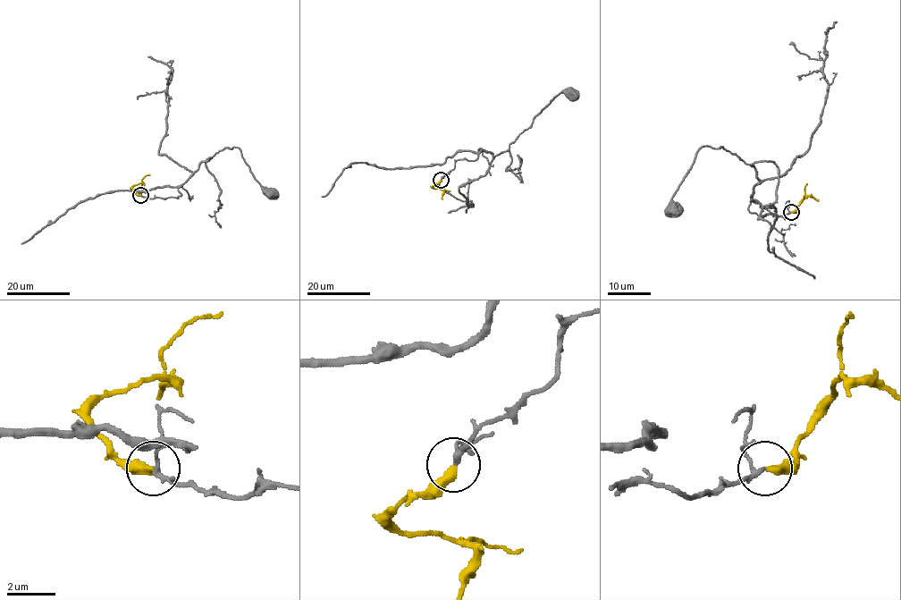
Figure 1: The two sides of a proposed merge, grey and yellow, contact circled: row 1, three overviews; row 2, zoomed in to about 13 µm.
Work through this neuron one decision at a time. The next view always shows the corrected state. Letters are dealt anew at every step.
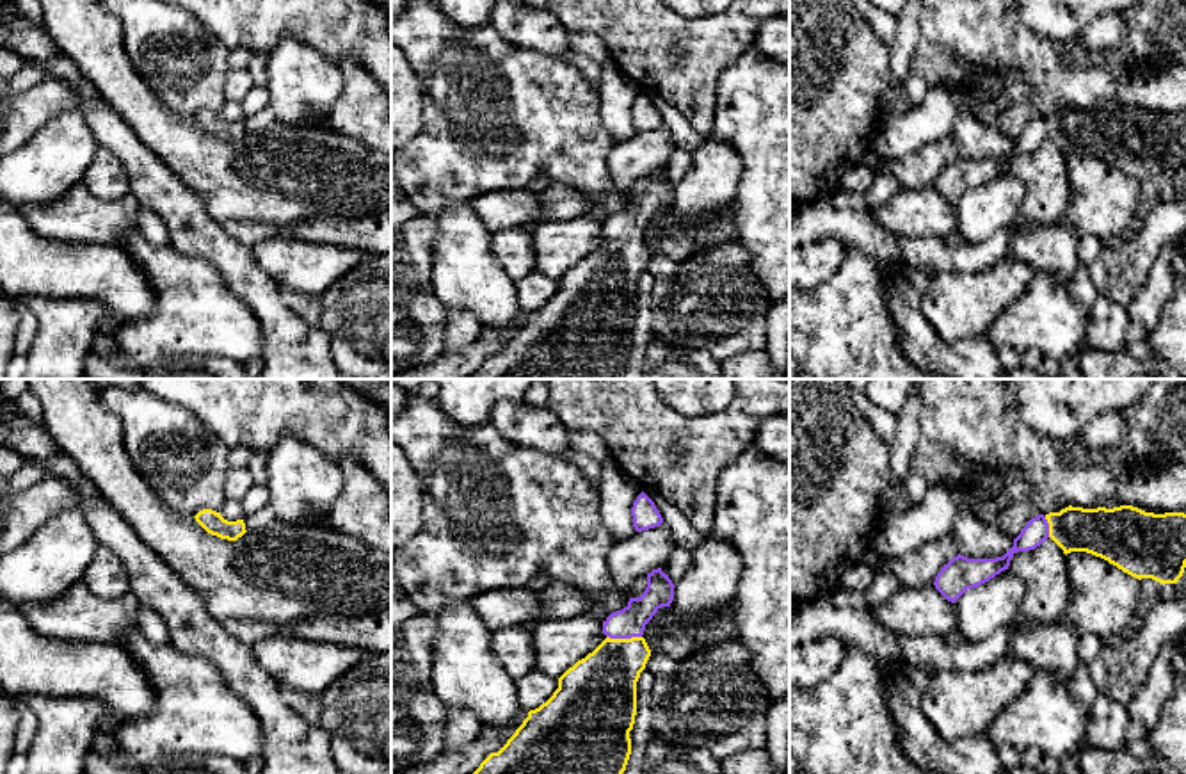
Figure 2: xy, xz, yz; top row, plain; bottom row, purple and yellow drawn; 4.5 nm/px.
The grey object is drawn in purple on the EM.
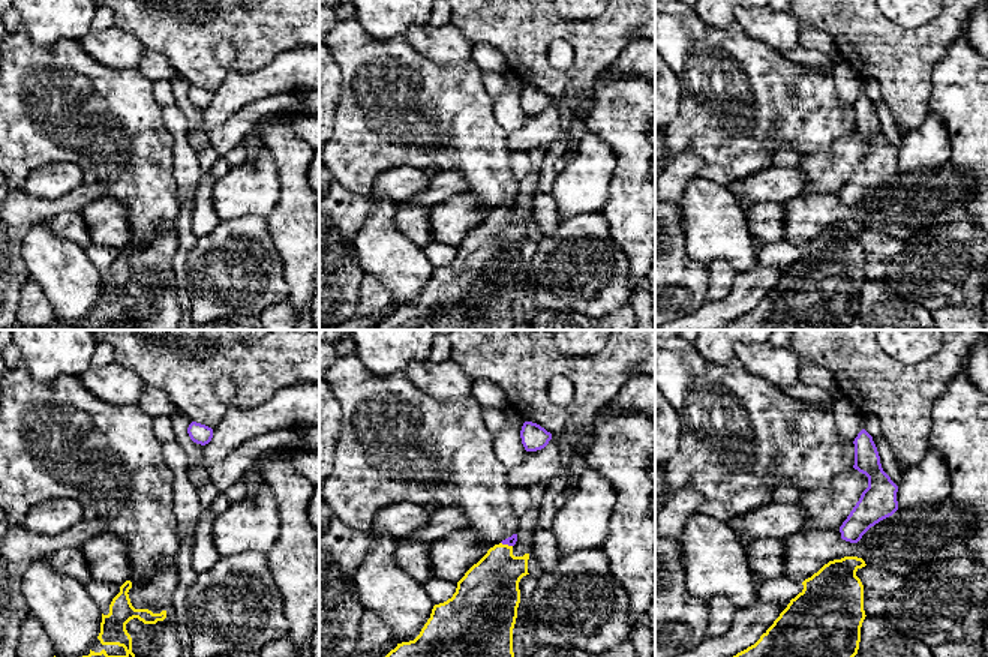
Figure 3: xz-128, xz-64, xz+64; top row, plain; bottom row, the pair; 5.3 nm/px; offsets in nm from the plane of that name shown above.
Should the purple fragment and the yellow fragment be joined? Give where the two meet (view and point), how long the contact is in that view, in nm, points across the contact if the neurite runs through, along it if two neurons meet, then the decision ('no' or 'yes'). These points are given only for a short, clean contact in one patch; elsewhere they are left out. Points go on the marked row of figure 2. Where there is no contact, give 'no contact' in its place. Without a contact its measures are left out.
meets purple in xz at (625, 637); contact 160 nm long; yes

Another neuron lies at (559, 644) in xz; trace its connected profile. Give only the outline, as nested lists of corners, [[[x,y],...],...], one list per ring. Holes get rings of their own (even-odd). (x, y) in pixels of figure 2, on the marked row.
[[[589,614],[539,621],[532,637],[535,669],[557,680],[606,639],[603,621]]]

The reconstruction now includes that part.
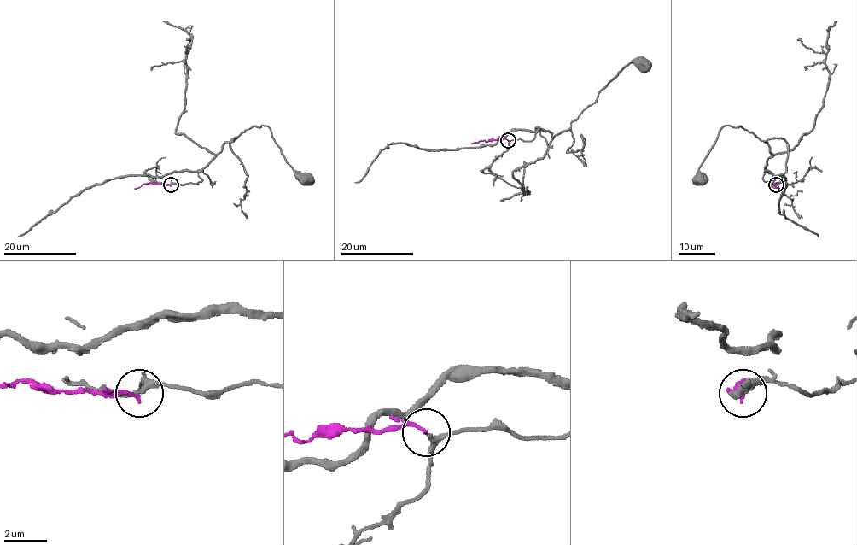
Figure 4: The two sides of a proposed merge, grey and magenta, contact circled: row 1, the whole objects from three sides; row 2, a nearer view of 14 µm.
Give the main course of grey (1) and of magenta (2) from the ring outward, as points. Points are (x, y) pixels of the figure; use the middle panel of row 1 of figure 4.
1: (507, 140), (532, 140), (539, 127), (536, 126), (552, 136), (566, 131), (628, 63), (641, 60), (644, 63)
2: (507, 140), (501, 138), (472, 143)

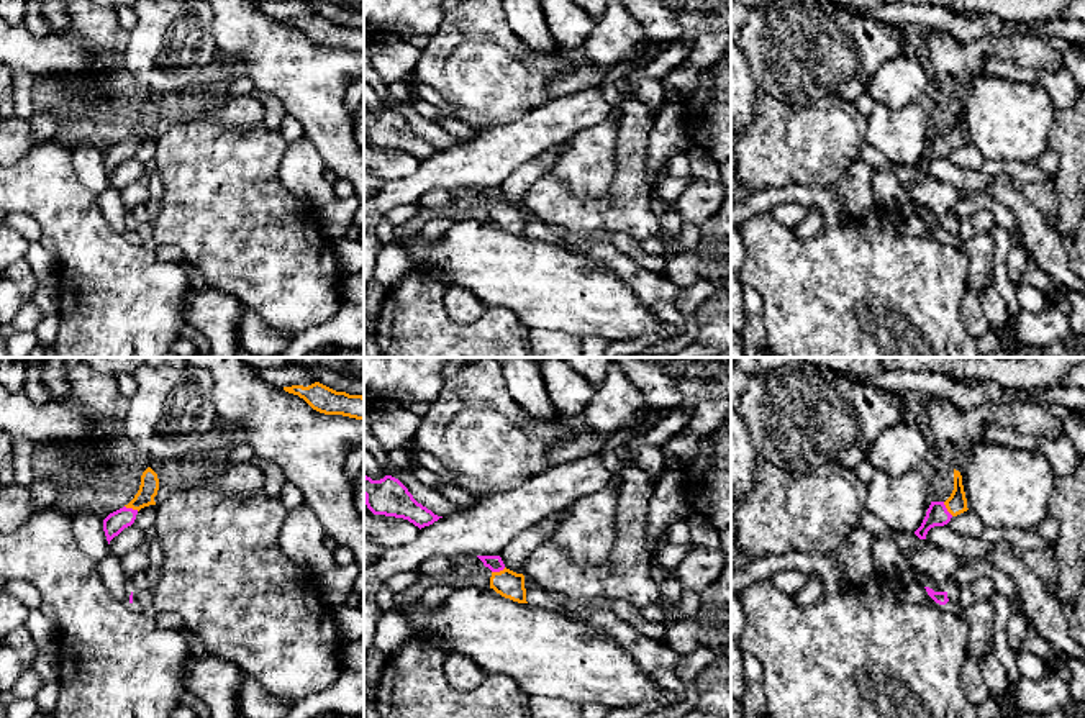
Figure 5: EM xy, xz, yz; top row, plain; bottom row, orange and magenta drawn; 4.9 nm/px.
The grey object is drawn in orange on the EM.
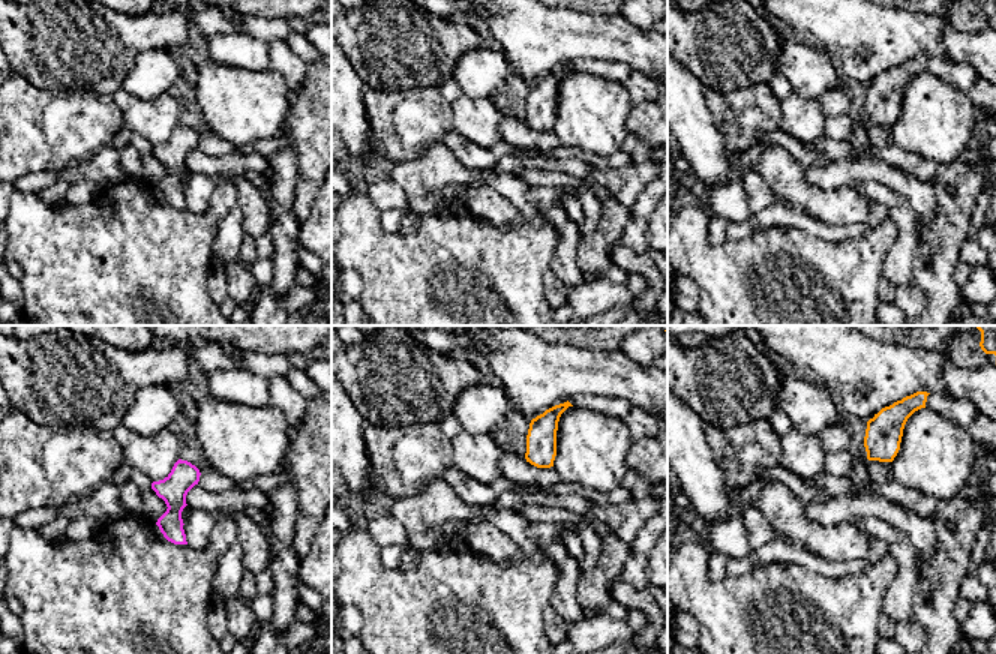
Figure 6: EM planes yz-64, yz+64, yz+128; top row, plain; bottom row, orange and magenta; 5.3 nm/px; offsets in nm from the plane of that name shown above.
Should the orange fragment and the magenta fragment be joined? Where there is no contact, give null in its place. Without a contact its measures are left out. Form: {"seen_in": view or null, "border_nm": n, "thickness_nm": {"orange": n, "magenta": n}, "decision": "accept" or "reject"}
{"seen_in": "yz", "border_nm": 90, "thickness_nm": {"orange": 100, "magenta": 110}, "decision": "accept"}

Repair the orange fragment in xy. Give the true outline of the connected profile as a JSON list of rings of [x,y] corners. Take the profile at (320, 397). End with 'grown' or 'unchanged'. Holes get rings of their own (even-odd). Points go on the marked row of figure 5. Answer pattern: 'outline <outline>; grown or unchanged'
outline [[[320,382],[308,387],[292,385],[284,387],[285,392],[298,395],[313,410],[325,415],[343,415],[356,420],[364,420],[364,397],[336,392]]]; unchanged

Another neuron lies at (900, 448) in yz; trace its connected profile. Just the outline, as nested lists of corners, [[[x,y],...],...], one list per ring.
[[[913,420],[885,428],[870,444],[867,461],[877,472],[898,479],[906,472],[924,469],[929,441]]]

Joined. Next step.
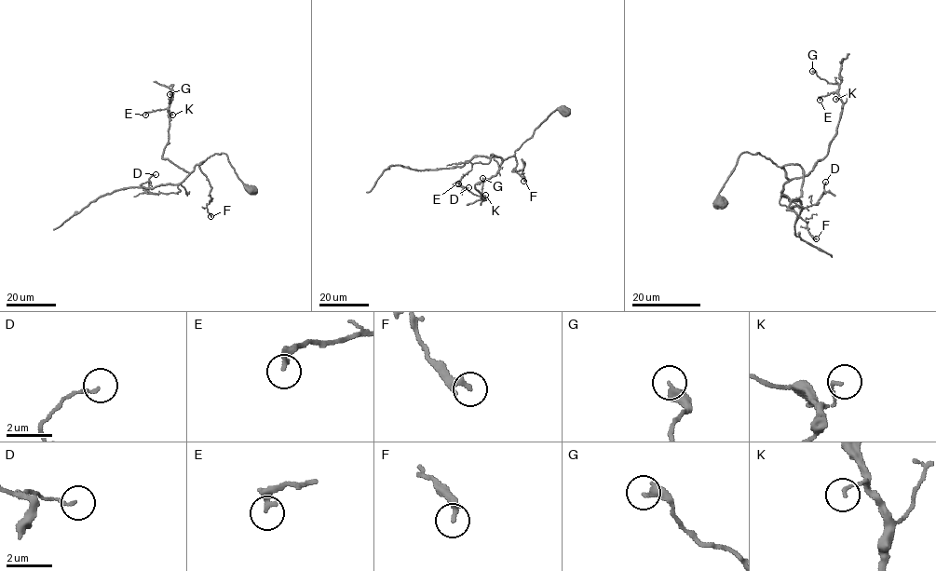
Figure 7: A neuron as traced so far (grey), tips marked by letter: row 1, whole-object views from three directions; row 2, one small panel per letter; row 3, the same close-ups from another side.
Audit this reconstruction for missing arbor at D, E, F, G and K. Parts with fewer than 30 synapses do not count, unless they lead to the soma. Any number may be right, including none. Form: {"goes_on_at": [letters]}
{"goes_on_at": []}

